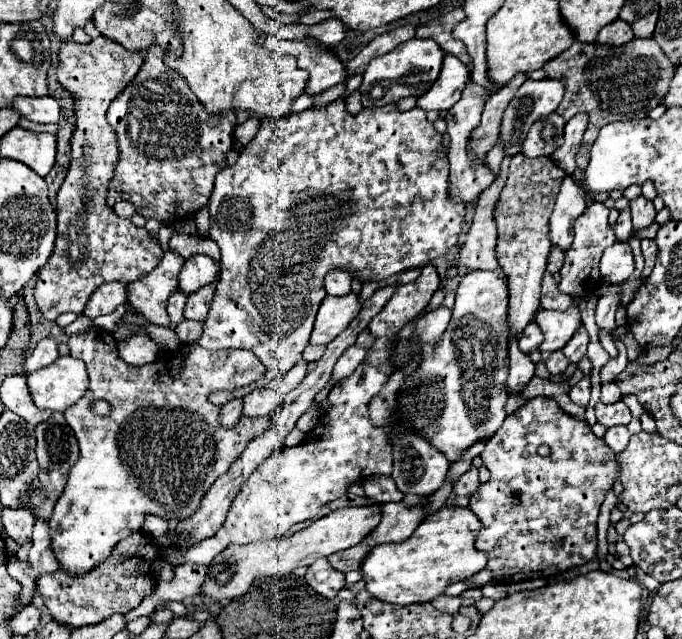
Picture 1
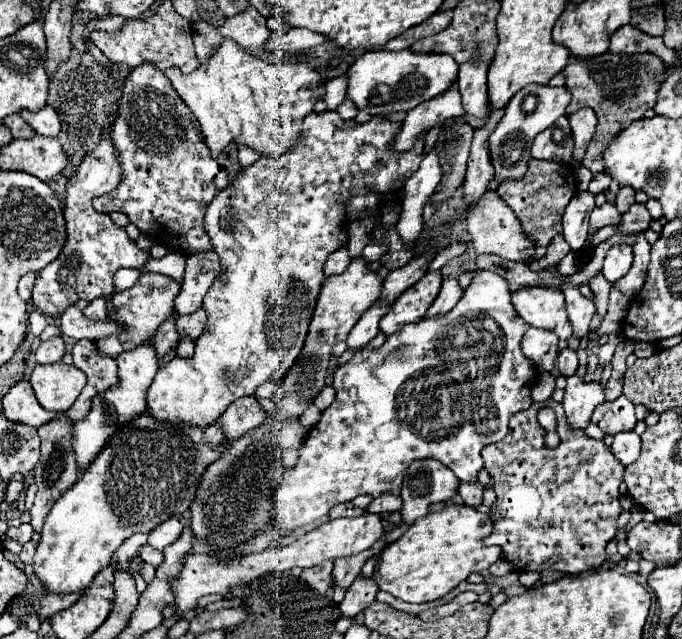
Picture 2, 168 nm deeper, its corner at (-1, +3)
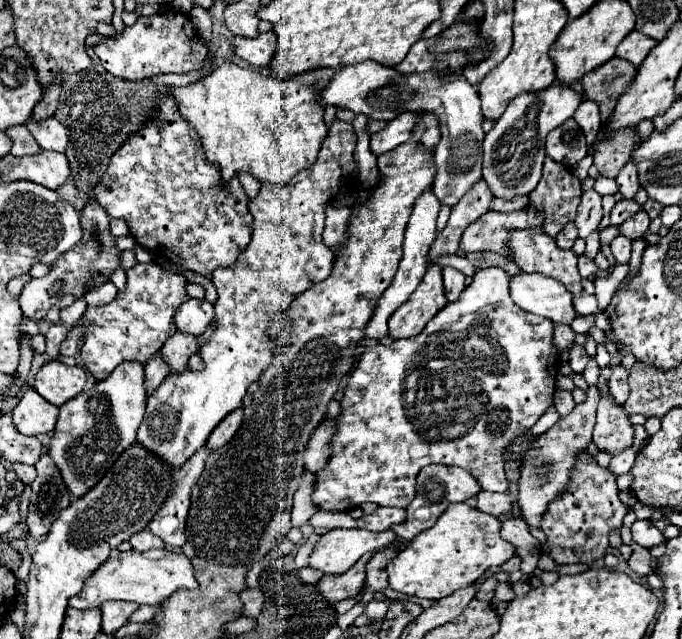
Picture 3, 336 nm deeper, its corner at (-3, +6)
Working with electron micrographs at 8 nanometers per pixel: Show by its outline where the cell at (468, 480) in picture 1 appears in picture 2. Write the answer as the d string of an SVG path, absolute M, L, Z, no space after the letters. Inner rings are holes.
M479 481L475 483L461 483L459 495L463 497L463 503L469 507L479 507L483 501L483 485Z

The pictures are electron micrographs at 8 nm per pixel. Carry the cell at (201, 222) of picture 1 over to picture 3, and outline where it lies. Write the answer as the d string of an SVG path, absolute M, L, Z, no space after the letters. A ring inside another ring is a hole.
M189 298L183 302L183 306L175 314L175 324L181 332L191 332L191 334L203 334L213 320L213 304L207 300L197 300Z

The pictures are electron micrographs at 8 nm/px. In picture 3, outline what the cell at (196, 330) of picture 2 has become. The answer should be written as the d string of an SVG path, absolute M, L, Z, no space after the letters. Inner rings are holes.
M179 330L171 338L167 338L161 352L167 364L171 366L171 372L187 370L187 360L191 354L197 352L197 342L199 342L199 336L181 334Z

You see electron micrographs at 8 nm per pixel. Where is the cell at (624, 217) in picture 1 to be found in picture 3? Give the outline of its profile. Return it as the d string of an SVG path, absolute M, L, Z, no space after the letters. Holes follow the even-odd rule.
M627 162L627 166L619 172L619 176L615 180L617 180L619 192L623 194L623 198L633 198L637 194L637 190L641 188L639 180L637 180L637 168L633 162Z

